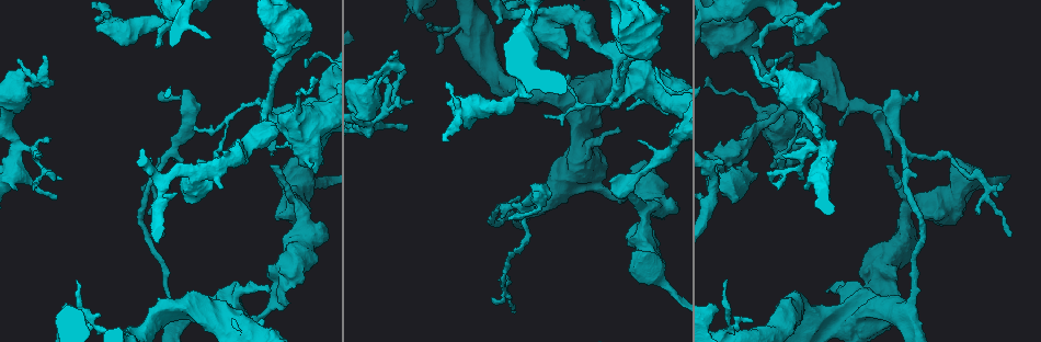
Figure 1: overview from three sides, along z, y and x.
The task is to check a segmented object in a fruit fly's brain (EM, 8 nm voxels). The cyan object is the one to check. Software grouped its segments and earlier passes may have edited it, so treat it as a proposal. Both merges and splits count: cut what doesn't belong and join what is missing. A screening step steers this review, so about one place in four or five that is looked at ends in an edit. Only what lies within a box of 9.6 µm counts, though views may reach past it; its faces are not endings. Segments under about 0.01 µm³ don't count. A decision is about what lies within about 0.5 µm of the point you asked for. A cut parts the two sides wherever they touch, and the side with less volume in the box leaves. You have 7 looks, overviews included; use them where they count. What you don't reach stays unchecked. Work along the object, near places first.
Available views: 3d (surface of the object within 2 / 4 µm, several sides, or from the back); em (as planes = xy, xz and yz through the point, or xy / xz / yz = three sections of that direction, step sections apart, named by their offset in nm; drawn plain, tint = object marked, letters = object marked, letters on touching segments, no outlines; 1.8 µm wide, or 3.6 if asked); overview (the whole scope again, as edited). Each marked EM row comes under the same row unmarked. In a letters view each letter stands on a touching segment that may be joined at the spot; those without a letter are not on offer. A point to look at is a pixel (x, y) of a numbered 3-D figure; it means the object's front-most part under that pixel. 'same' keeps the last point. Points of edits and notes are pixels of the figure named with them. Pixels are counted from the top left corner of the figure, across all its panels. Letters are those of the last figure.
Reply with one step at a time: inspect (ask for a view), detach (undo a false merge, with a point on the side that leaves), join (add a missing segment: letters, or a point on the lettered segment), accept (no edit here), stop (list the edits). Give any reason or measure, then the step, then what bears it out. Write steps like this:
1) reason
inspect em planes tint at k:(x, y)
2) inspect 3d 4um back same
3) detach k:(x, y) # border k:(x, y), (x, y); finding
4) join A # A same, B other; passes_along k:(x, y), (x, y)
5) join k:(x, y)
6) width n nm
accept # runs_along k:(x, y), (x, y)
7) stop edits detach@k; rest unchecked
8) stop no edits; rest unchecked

thick turns thin
inspect em planes letters at 1:(315, 161)

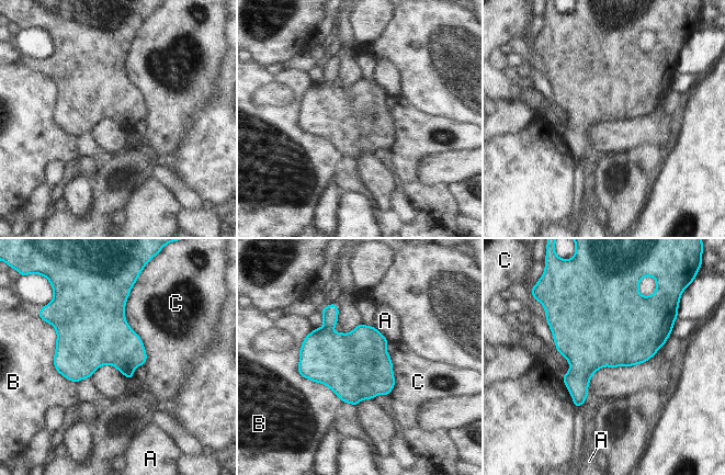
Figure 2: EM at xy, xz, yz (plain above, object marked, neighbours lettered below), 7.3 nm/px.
longest_contact C 600 nm
accept # A other, B other, C other; border 2:(132, 286), (124, 317), (145, 364); continuous, no second cell

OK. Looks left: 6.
four arms meet
inspect em xy step 16 tint at 1:(782, 107)

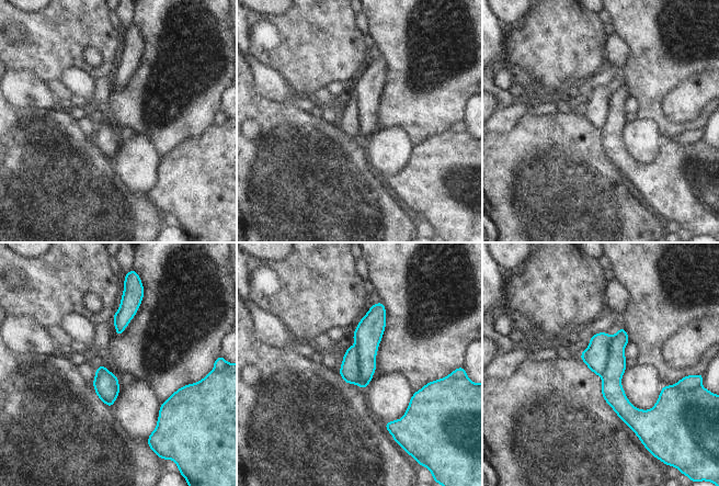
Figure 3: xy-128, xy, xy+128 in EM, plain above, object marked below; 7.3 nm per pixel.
cut it another way
inspect em planes letters same

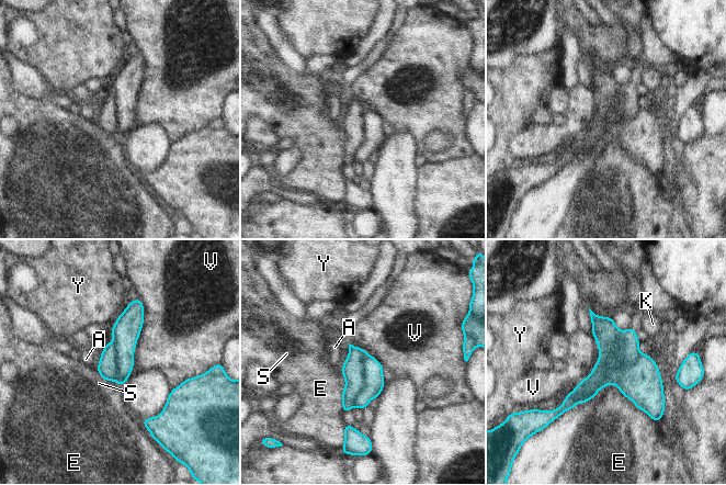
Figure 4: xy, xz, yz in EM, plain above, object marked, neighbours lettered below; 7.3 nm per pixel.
longest_contact V 500 nm
detach 4:(374, 383) # A other, E other, K other, S other, V other, Y other; a second cell is stuck on

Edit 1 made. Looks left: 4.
inspect em xz step 4 letters at 1:(447, 83)

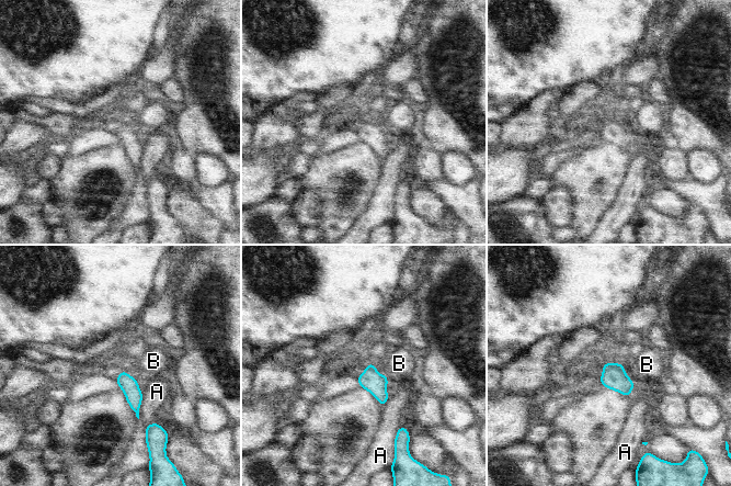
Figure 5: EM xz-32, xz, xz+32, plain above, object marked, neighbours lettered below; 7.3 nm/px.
accept # A other, B other; border 5:(621, 364), (625, 369); none of them fits

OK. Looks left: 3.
stop edits detach@4; rest unchecked

